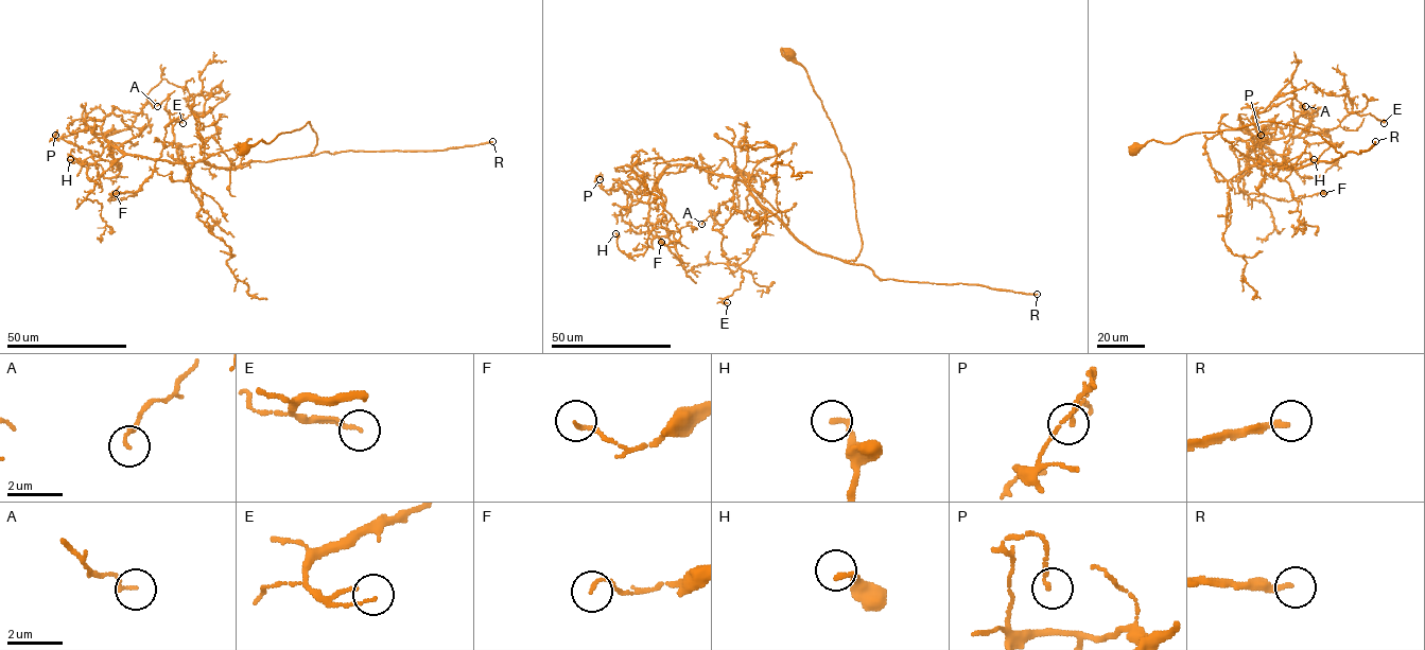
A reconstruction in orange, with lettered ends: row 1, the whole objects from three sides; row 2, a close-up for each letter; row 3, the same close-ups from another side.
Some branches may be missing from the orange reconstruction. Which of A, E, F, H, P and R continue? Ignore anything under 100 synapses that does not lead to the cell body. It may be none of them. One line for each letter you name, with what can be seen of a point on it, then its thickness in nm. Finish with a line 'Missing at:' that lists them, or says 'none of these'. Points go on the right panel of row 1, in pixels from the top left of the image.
R: (1375, 141) | 200 nm
Missing at: R

